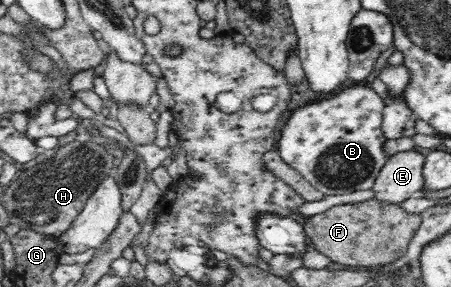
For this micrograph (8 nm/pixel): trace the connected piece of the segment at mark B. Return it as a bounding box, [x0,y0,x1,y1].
[276,83,389,195]

